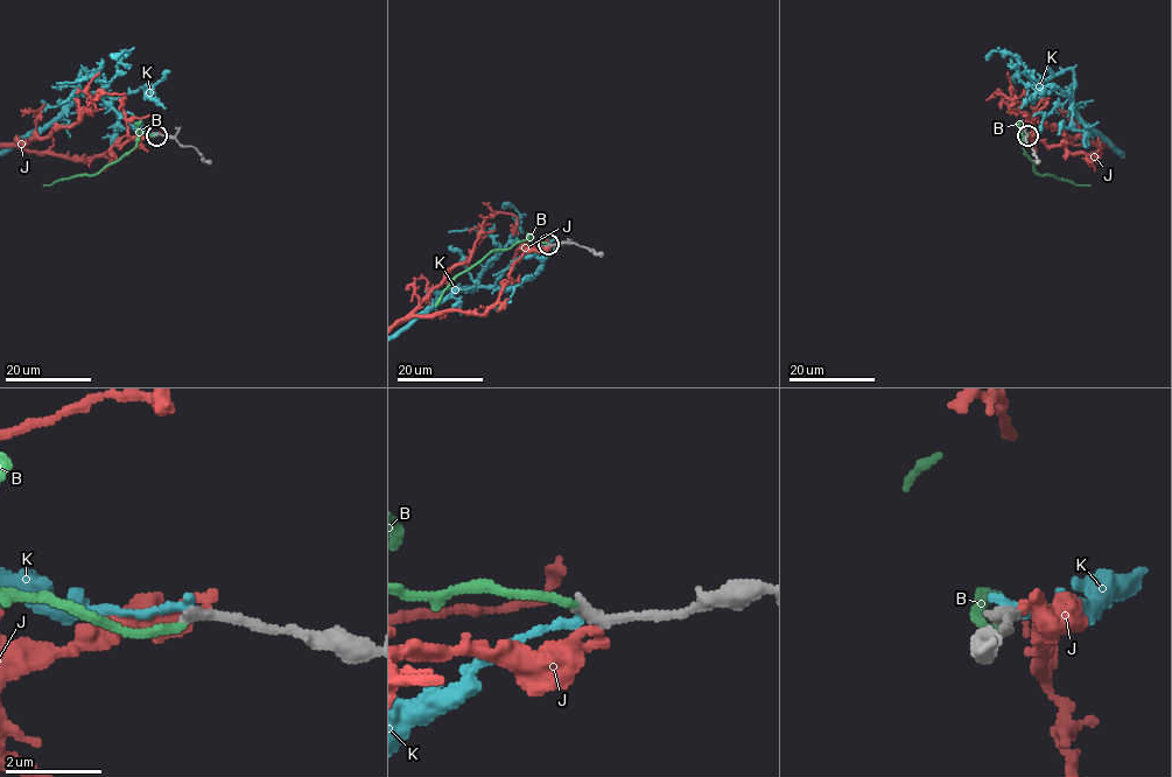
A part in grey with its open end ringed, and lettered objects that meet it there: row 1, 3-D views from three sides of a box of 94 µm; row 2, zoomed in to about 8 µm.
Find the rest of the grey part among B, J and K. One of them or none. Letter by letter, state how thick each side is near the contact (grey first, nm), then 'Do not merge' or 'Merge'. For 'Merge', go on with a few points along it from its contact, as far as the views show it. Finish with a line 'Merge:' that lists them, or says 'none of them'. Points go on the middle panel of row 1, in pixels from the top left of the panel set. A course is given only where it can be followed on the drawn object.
B: Thickness 260 nm (grey) against 160 nm. Merge. Its course: (549, 244), (524, 239), (507, 249), (496, 249), (461, 272), (435, 307)
J: Thickness 280 nm (grey) against 280 nm. Do not merge
K: Thickness 280 nm (grey) against 180 nm. Do not merge
Merge: B

